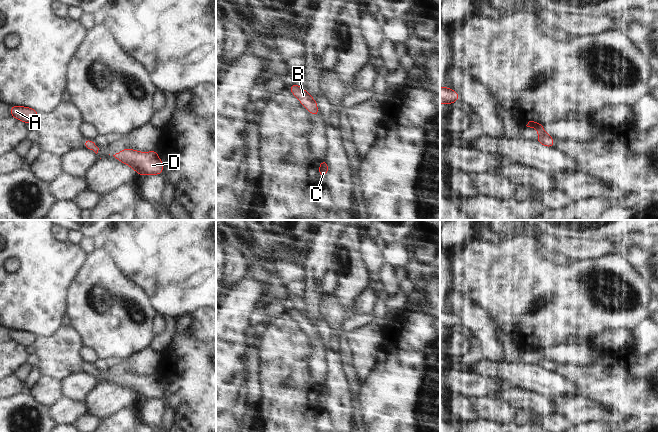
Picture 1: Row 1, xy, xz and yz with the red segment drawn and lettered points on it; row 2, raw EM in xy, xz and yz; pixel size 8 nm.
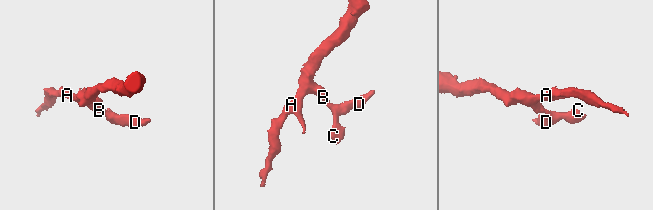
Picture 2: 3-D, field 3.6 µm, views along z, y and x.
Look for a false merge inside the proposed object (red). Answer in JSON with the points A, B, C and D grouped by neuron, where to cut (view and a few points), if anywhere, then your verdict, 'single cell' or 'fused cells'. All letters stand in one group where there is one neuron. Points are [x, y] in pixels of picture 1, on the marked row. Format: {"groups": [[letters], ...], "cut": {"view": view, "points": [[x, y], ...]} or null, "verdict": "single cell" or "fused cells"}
{"groups": [["A", "B", "C", "D"]], "cut": null, "verdict": "single cell"}

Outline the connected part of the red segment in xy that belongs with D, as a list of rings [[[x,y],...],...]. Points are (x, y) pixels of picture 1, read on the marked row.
[[[125,148],[113,156],[119,161],[131,166],[139,175],[162,174],[163,164],[157,156],[157,150],[142,153]]]

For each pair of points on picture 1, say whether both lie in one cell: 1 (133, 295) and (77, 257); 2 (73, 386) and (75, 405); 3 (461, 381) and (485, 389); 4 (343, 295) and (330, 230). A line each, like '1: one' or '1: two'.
1: two
2: two
3: one
4: two

